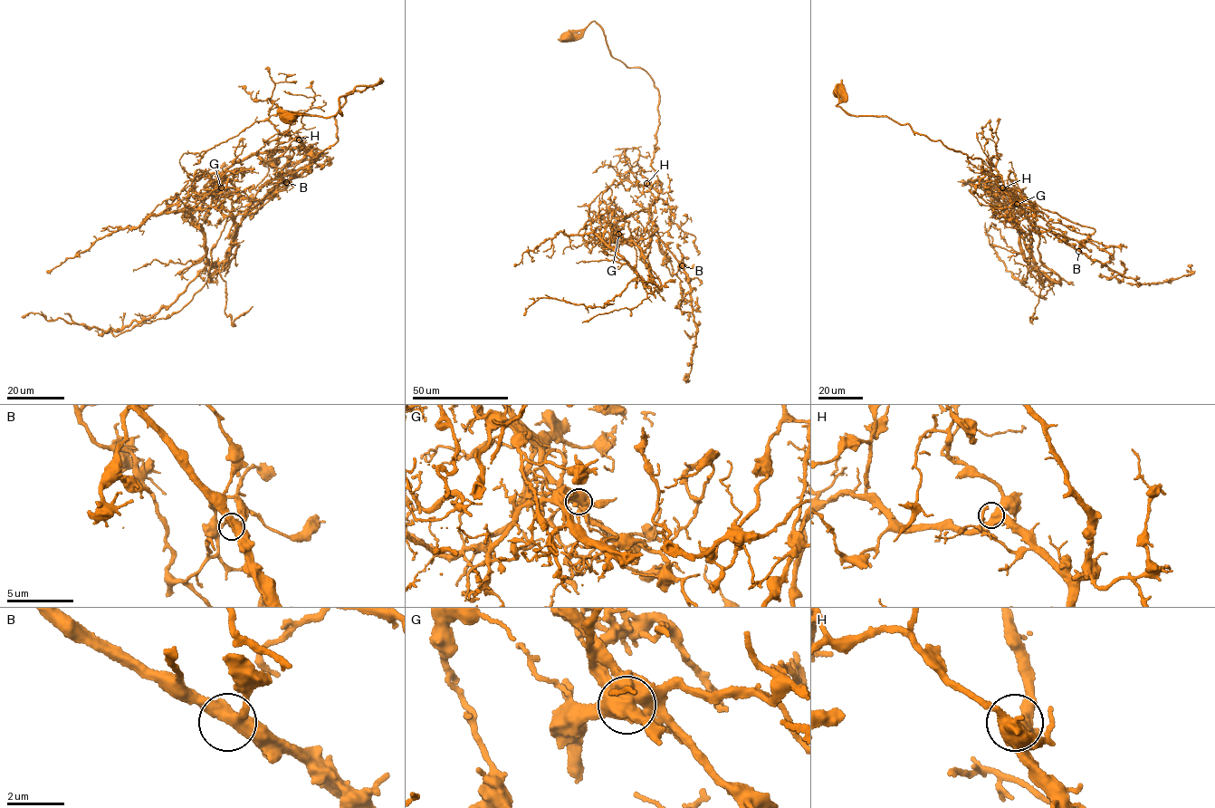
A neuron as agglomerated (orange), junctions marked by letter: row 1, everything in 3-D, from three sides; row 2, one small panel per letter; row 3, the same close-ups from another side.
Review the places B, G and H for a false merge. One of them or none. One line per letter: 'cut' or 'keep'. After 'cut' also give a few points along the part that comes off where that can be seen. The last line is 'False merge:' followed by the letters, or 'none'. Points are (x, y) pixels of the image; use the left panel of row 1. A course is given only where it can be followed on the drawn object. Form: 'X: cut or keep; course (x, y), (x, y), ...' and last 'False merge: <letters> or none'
B: keep
G: cut; course (221, 187), (215, 206), (234, 225), (225, 261), (255, 192), (286, 182), (245, 197), (217, 174), (227, 165)
H: keep
False merge: G

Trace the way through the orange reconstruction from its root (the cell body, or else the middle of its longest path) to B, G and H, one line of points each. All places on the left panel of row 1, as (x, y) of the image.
B: (290, 118), (341, 114), (340, 97), (382, 81), (347, 94), (315, 162), (269, 152), (286, 182)
G: (290, 118), (341, 114), (340, 97), (382, 81), (347, 94), (315, 162), (295, 148), (246, 156), (221, 187)
H: (290, 118), (341, 114), (340, 97), (382, 81), (347, 94), (334, 118), (337, 140), (315, 162), (299, 139)

